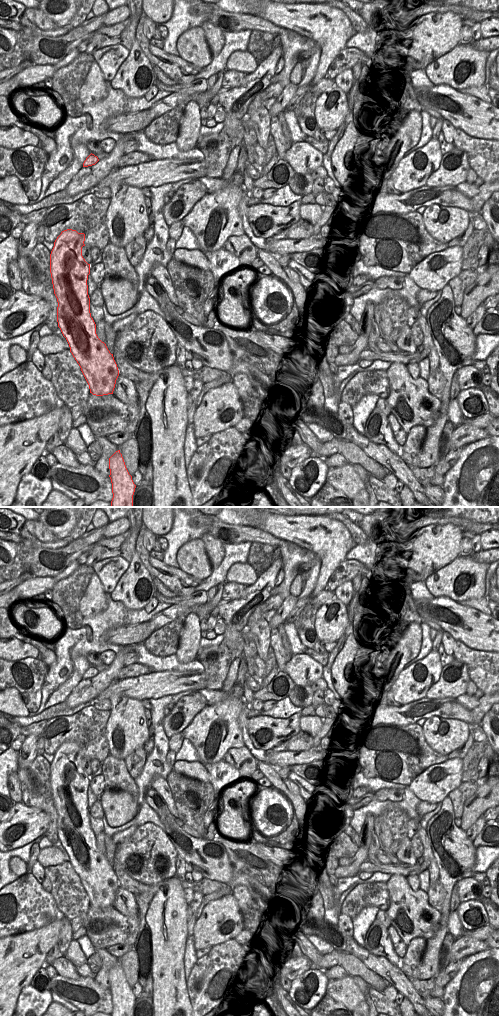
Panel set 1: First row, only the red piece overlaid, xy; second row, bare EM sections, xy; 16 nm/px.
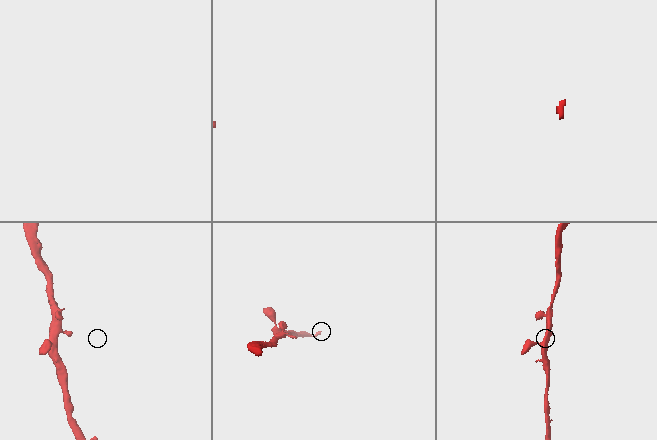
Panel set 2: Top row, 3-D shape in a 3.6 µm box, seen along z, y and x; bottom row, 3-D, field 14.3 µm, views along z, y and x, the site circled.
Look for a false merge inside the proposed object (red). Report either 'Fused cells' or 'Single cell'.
Single cell.

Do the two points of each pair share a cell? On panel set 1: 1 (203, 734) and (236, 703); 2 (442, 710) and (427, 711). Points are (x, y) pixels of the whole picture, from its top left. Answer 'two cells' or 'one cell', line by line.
1: one cell
2: one cell

